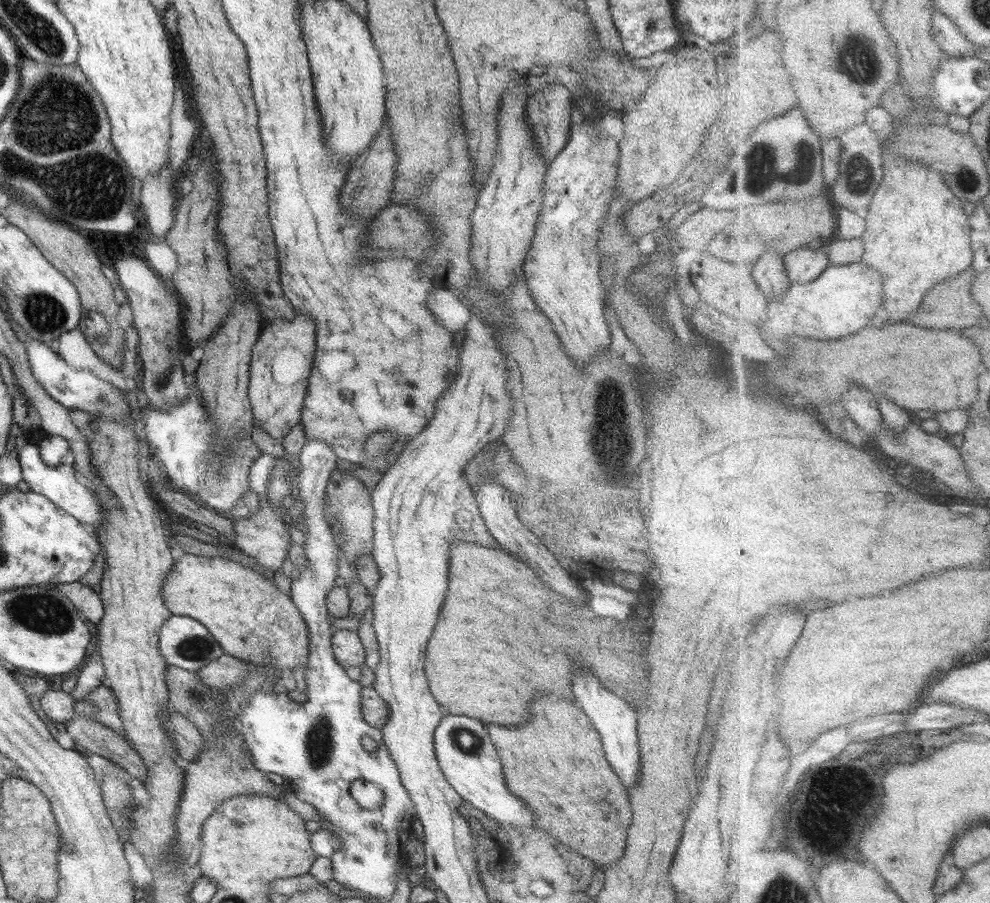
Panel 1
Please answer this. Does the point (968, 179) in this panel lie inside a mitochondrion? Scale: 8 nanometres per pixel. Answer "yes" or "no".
yes

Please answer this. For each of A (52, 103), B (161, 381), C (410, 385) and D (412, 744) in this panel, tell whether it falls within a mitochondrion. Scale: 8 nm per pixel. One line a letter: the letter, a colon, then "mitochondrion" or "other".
A: mitochondrion
B: mitochondrion
C: other
D: other

